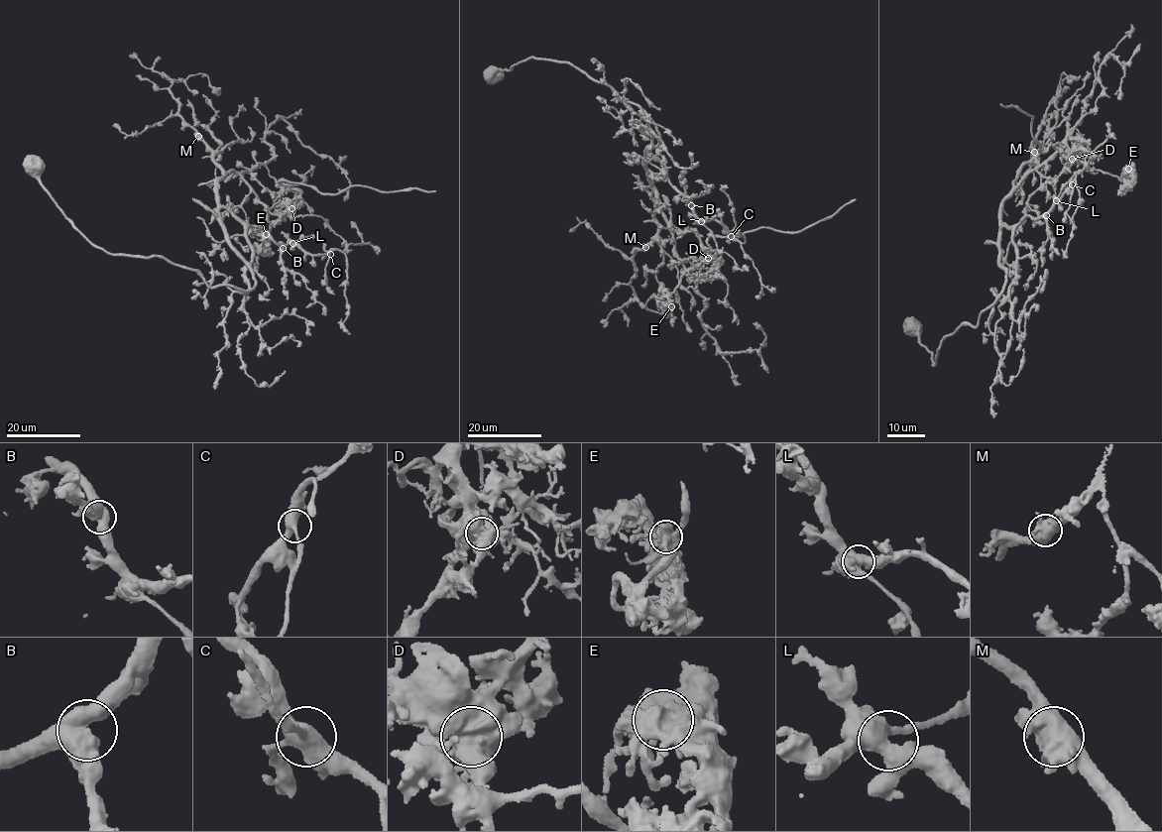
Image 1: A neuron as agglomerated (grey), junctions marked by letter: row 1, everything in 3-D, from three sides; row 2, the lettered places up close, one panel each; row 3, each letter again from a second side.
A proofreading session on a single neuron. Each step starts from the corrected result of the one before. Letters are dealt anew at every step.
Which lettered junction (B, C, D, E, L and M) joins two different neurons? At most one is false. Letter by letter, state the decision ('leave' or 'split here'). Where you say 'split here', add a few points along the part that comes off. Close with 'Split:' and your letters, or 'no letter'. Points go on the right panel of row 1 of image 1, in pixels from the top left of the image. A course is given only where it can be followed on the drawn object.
B: leave
C: leave
D: split here; foreign part runs (1072, 159), (1064, 143), (1055, 147), (1051, 144), (1040, 152), (1031, 129), (1032, 115), (1017, 106), (1000, 104)
E: leave
L: leave
M: leave
Split: D

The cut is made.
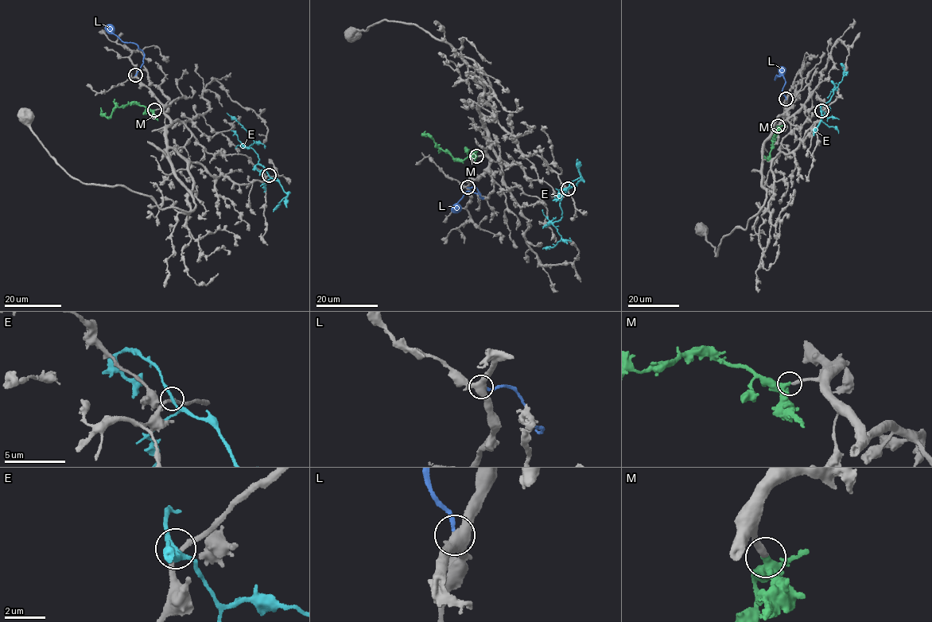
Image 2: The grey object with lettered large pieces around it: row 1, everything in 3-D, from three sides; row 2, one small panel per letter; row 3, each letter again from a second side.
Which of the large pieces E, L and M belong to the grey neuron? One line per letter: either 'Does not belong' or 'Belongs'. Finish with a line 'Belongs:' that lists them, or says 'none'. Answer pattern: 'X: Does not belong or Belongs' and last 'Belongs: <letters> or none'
E: Does not belong
L: Does not belong
M: Belongs
Belongs: M

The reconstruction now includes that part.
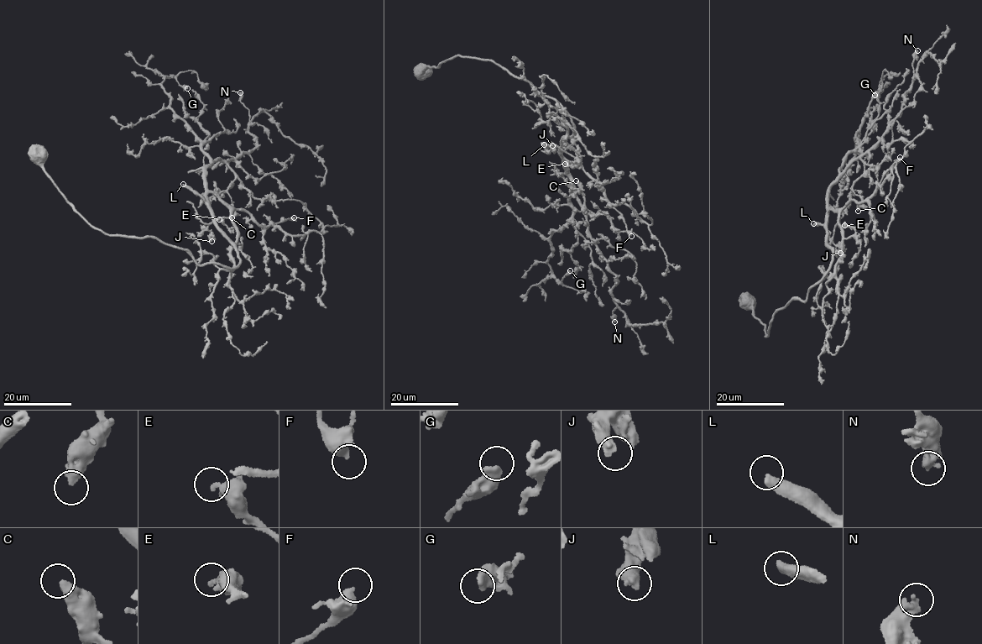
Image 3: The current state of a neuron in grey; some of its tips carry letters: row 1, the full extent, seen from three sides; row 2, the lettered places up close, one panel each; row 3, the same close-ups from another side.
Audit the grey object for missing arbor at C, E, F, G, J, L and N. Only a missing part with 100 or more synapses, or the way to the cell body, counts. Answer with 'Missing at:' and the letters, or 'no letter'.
Missing at: L

